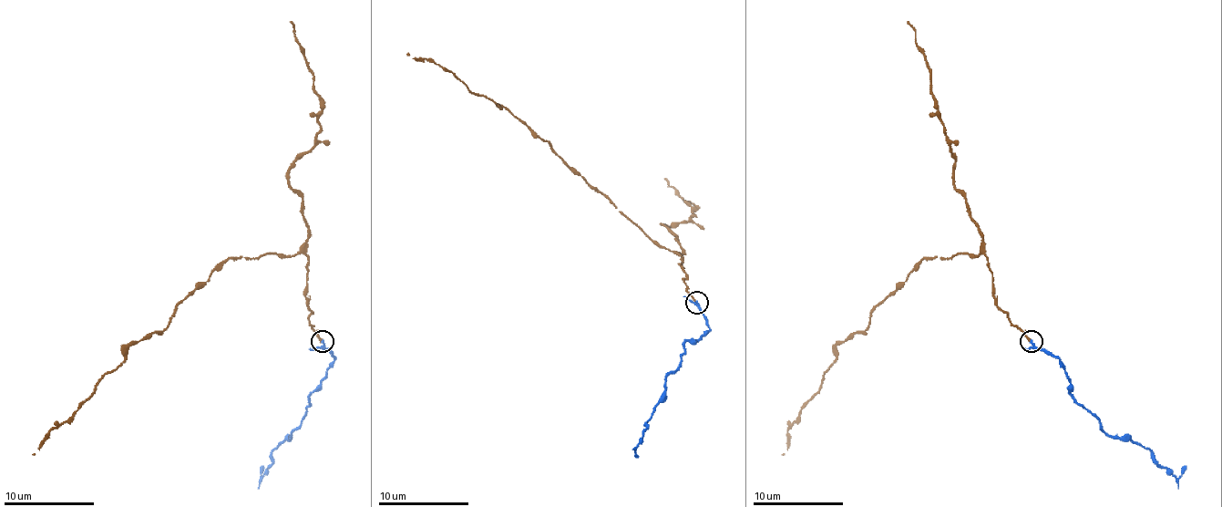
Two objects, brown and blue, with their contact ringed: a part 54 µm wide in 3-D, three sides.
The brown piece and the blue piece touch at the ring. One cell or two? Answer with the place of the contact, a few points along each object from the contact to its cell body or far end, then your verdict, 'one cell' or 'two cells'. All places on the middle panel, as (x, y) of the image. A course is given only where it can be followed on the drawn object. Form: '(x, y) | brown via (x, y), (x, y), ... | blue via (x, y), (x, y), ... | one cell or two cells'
(697, 302) | brown via (696, 303), (682, 280), (682, 259), (653, 243), (506, 108), (469, 89), (436, 62), (406, 53) | blue via (696, 303), (707, 330), (685, 343), (681, 366), (664, 379), (637, 457) | one cell

